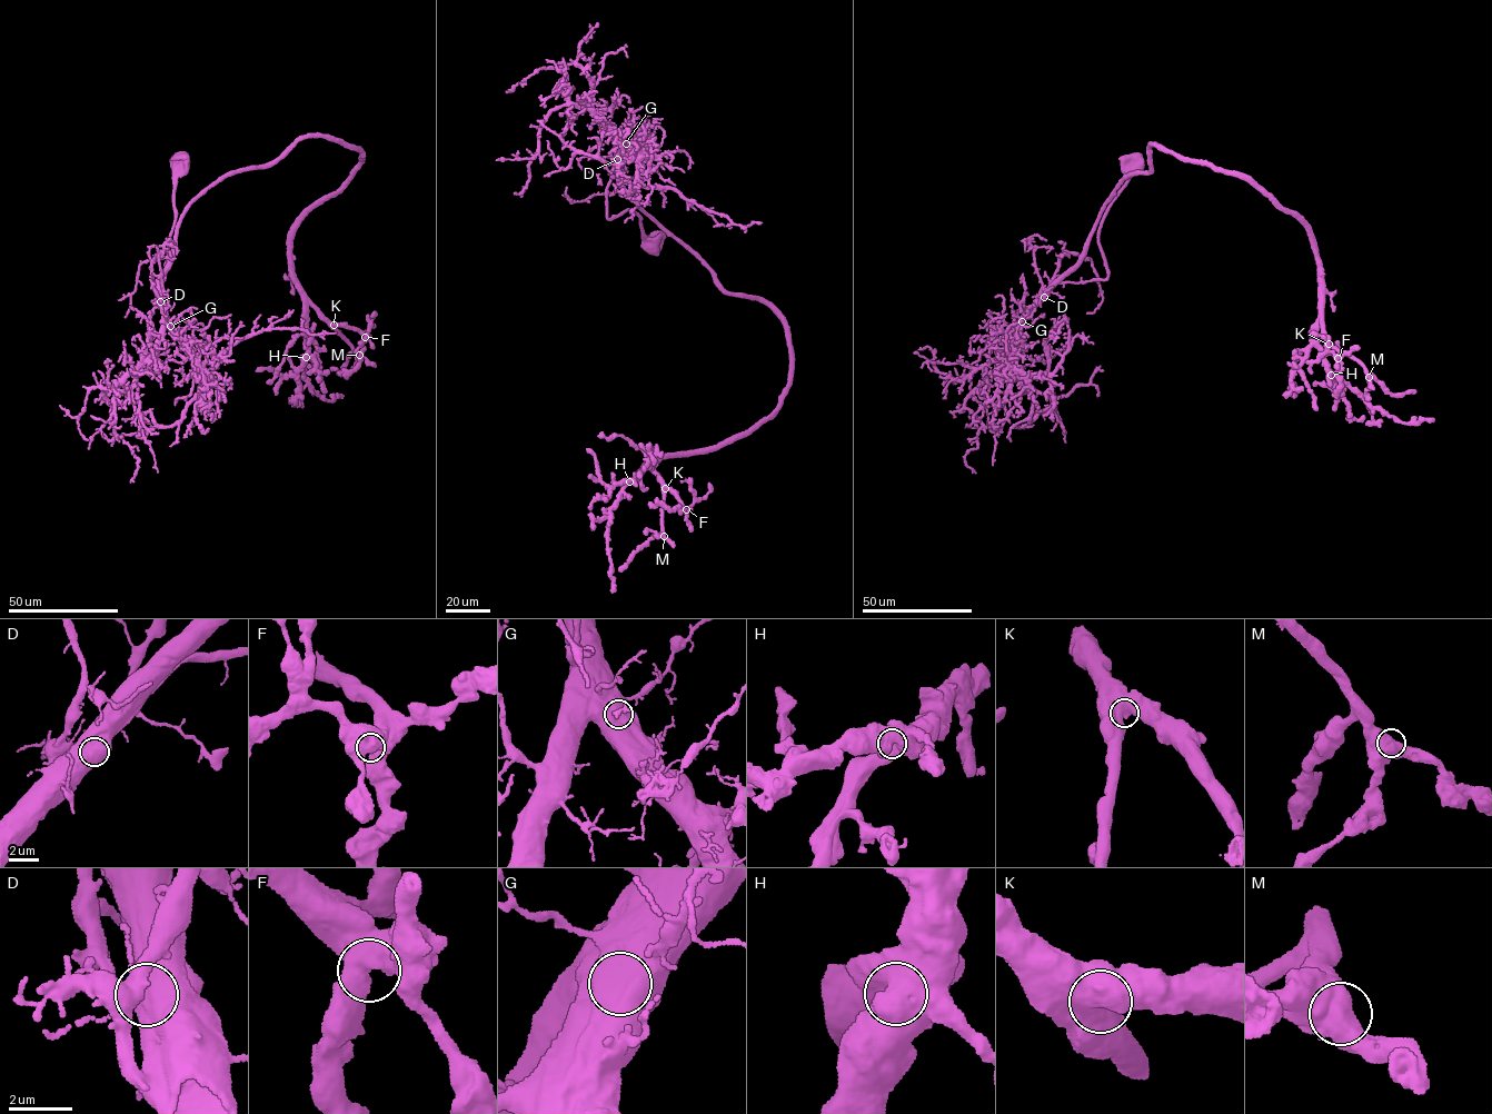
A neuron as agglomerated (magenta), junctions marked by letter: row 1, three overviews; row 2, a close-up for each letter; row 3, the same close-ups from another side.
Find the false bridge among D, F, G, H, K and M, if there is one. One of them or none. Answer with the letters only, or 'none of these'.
none of these

